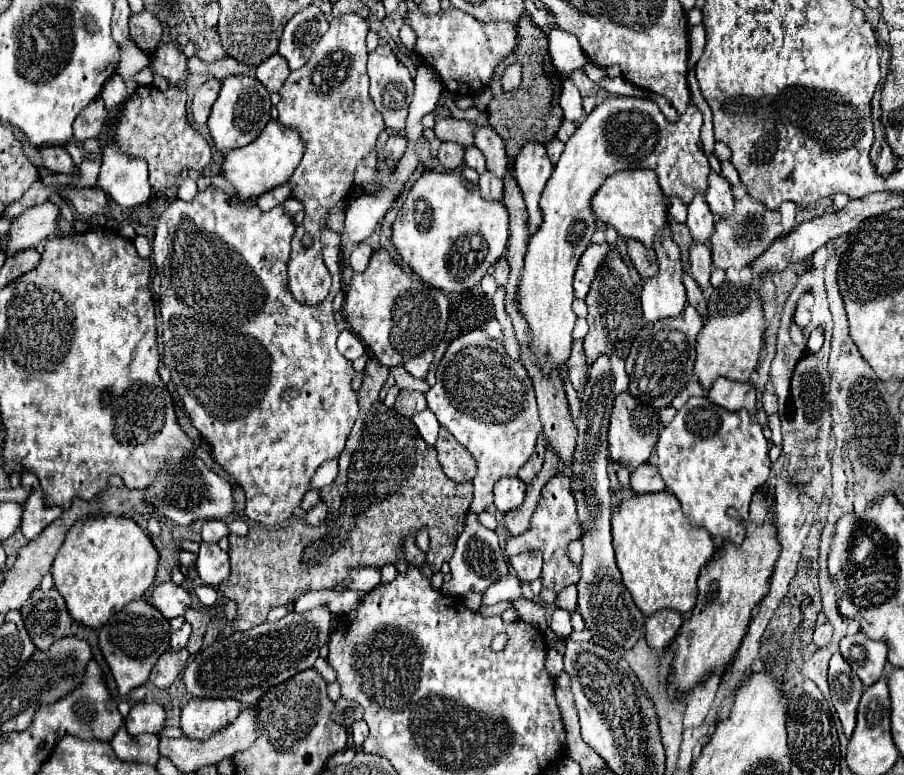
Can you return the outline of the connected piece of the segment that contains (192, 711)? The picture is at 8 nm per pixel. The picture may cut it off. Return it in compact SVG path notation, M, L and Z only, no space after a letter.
M189 699L181 709L181 729L189 739L209 739L237 719L241 703L235 699Z

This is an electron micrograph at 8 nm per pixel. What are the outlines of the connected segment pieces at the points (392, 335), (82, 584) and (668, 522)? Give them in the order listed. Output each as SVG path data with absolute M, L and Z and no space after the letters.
M377 249L371 257L371 263L367 271L355 273L351 283L347 285L345 293L345 305L343 305L343 315L349 325L349 329L367 343L369 351L387 367L403 365L413 377L425 377L431 361L433 361L433 351L441 341L445 341L445 331L447 327L447 317L449 317L449 301L447 297L427 285L427 283L417 283L413 281L389 255L387 249Z
M99 515L99 517L83 517L79 519L67 533L65 543L61 545L55 561L53 561L53 581L57 591L63 595L67 603L67 611L77 623L99 629L113 613L119 613L133 599L141 599L143 593L153 585L157 571L159 553L145 529L141 529L131 517L115 517L115 515Z
M671 491L633 495L613 513L611 529L623 585L629 589L639 611L643 611L645 617L661 609L675 609L679 613L691 611L697 599L695 583L699 571L713 557L715 547L705 529L685 519L679 499L675 499Z

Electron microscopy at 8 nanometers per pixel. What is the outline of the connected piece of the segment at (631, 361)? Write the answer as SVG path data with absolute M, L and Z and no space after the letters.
M687 305L685 311L677 317L661 319L657 323L645 325L639 331L639 339L631 345L627 355L627 375L629 375L629 393L651 405L653 409L669 407L673 397L693 379L695 363L695 339L703 327L703 319L695 307Z

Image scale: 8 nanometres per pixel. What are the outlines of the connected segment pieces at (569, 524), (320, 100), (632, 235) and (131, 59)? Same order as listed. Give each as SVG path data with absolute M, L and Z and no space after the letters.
M555 475L553 479L547 481L547 485L541 491L539 505L531 517L531 527L519 537L509 537L505 551L507 555L519 555L523 551L533 551L533 549L541 551L545 561L541 573L543 587L549 587L559 593L567 585L579 581L579 565L575 565L567 555L569 543L579 539L579 535L583 535L583 529L579 527L579 519L575 515L575 497L571 495L569 479L565 475Z
M357 13L335 17L329 31L319 39L311 59L301 69L291 71L279 91L279 121L287 127L295 127L307 145L299 167L289 179L293 197L305 205L305 221L293 235L287 271L289 291L303 305L317 305L329 293L331 275L321 259L319 229L325 225L329 209L347 199L357 163L373 151L379 131L385 129L383 117L369 97L365 71L367 31L367 21Z
M627 169L607 177L591 199L591 211L597 215L599 221L611 225L625 239L643 241L647 247L653 245L655 233L667 221L665 199L657 183L657 175L651 169Z
M127 39L125 45L121 45L121 59L117 65L117 75L125 81L125 87L127 87L123 101L127 101L131 97L131 93L135 93L135 89L139 87L135 77L147 65L149 65L149 55L139 51L139 47L133 43L133 39Z

